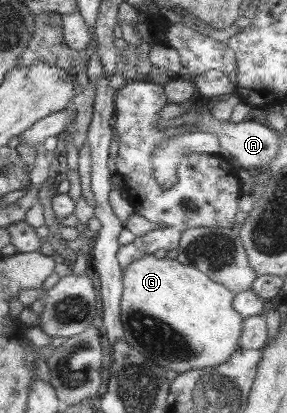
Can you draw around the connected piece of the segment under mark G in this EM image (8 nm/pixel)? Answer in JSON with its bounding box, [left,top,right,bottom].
[120,255,243,373]

